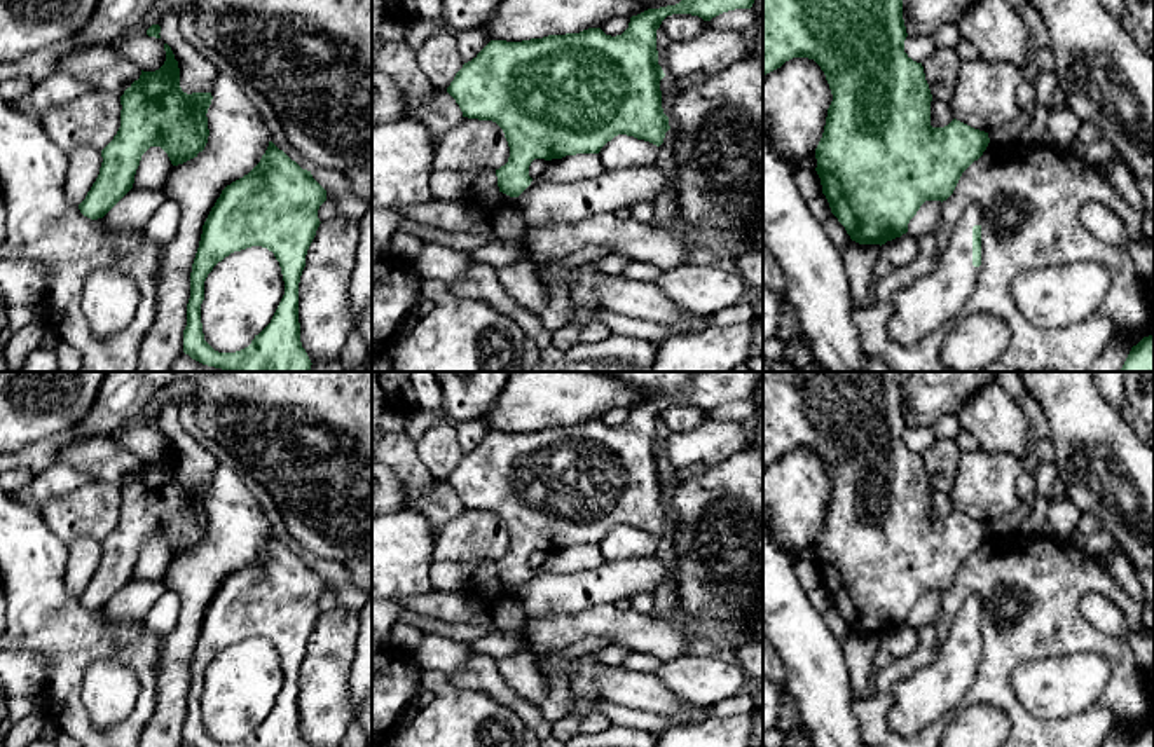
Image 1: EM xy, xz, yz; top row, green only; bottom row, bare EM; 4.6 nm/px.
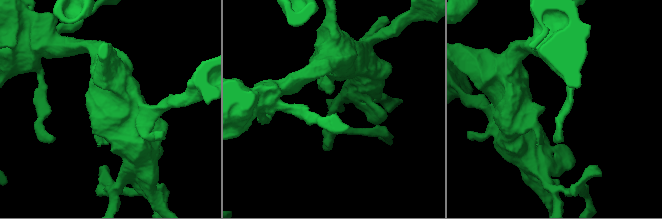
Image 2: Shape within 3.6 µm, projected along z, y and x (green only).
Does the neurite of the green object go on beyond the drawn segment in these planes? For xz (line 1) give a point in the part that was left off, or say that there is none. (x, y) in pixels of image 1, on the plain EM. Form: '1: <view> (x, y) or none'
1: none

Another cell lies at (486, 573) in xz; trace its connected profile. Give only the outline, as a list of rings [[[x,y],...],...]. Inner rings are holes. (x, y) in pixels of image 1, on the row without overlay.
[[[491,559],[478,560],[473,578],[477,579],[485,595],[498,595],[499,578],[496,560]]]

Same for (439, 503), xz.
[[[435,480],[426,487],[422,494],[407,496],[407,508],[417,504],[421,513],[433,524],[435,529],[442,529],[461,510],[463,503],[456,490],[447,482]]]

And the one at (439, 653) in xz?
[[[426,634],[412,653],[426,672],[438,670],[445,675],[459,672],[471,656],[466,642],[436,634]]]

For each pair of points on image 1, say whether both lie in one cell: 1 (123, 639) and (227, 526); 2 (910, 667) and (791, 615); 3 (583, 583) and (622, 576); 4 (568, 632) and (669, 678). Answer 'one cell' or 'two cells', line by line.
1: two cells
2: two cells
3: one cell
4: two cells

